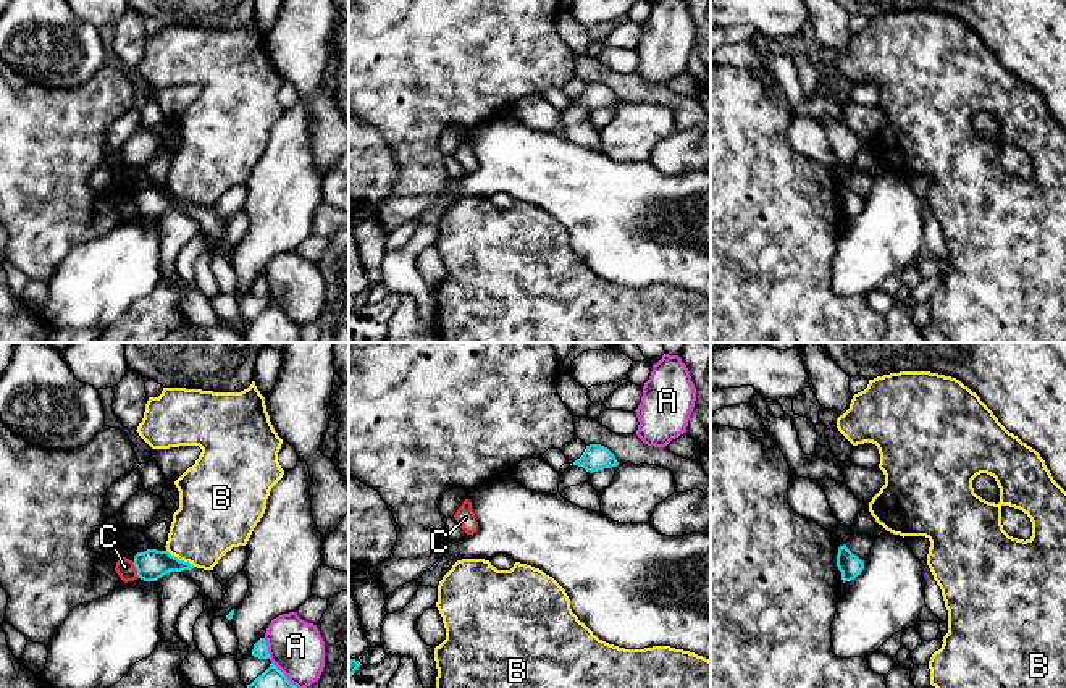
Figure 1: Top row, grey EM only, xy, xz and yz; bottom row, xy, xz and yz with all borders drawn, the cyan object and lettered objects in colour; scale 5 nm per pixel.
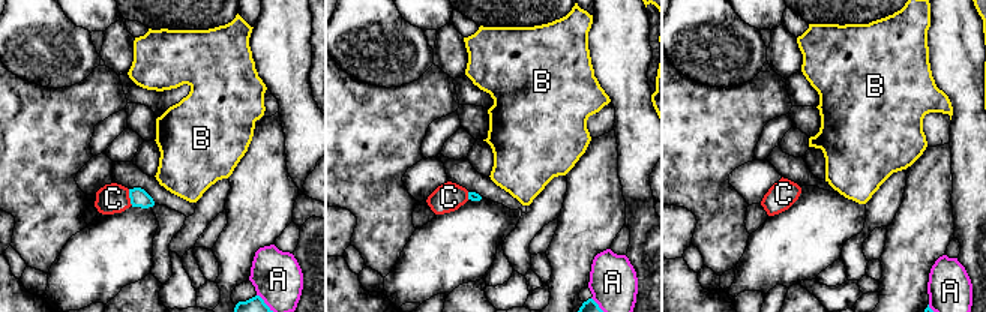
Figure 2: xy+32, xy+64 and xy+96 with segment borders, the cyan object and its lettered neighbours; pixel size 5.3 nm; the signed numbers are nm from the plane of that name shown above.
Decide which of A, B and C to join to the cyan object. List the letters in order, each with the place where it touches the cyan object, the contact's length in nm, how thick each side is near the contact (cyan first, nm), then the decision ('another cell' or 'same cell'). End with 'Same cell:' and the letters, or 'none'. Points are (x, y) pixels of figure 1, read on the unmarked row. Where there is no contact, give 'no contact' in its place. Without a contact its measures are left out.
A: xy (285, 314) | 200 nm | 280/280 nm | another cell
B: xy (181, 199) | 170 nm | 150/340 nm | another cell
C: xy (136, 207) | 90 nm | 150/90 nm | another cell
Same cell: none

